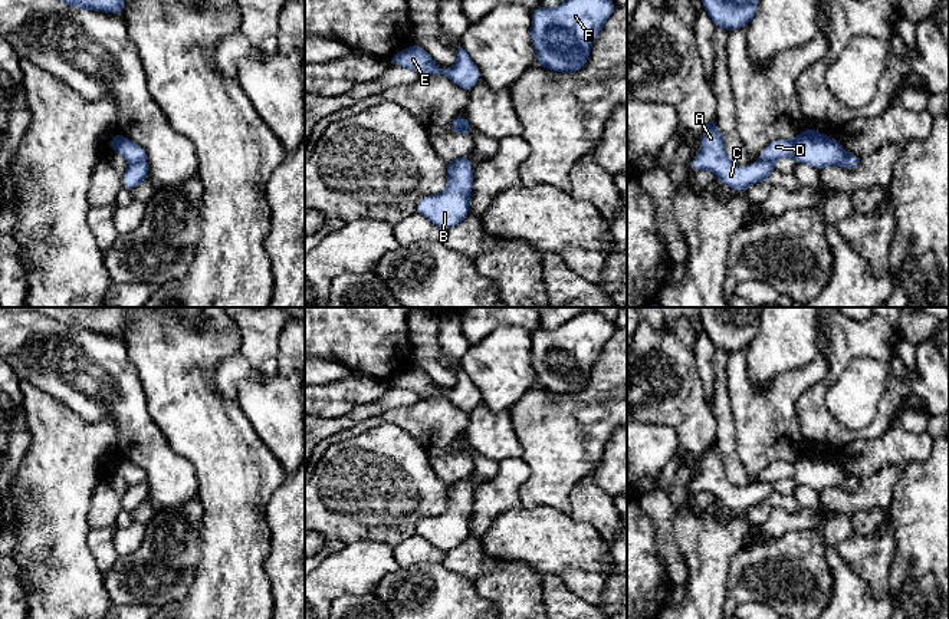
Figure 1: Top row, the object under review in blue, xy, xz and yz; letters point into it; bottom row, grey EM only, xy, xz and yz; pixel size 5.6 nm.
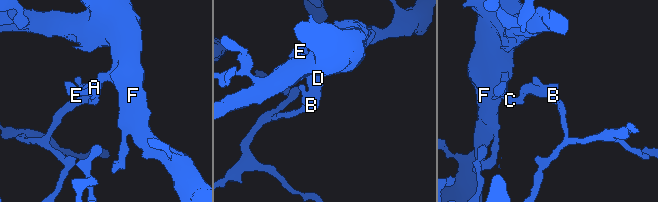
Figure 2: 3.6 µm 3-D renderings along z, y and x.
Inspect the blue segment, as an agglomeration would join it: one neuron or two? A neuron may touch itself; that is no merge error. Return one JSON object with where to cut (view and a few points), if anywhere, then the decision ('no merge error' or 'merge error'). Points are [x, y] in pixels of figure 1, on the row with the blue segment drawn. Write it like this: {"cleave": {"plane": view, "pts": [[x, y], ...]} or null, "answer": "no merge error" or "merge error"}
{"cleave": {"plane": "xy", "pts": [[144, 160], [131, 164]]}, "answer": "merge error"}

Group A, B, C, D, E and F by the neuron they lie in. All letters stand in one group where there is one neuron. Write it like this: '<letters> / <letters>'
A C E F / B D

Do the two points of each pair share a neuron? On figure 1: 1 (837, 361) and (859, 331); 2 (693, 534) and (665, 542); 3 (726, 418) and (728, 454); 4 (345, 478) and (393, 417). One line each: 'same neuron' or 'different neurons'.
1: same neuron
2: different neurons
3: same neuron
4: different neurons

